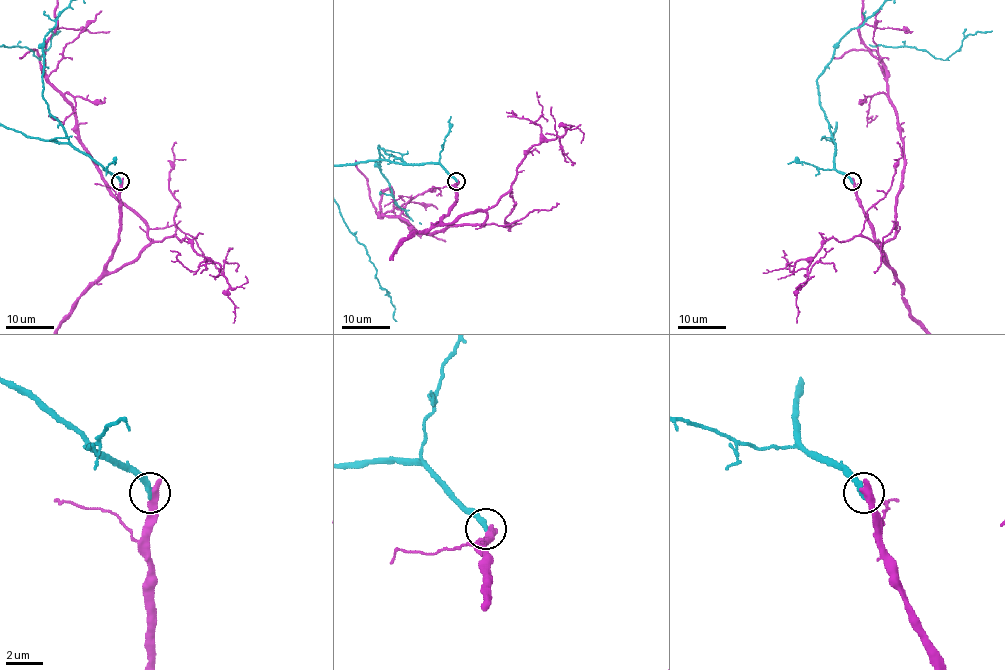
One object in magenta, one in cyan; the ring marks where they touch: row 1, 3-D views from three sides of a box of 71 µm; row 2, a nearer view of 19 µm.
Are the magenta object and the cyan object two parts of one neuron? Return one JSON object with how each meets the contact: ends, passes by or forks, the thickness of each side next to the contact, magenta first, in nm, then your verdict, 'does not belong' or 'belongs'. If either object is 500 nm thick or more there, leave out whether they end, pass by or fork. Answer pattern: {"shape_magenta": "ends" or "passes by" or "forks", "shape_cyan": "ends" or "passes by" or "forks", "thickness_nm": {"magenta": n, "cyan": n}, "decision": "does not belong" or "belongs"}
{"thickness_nm": {"magenta": 500, "cyan": 360}, "decision": "does not belong"}

